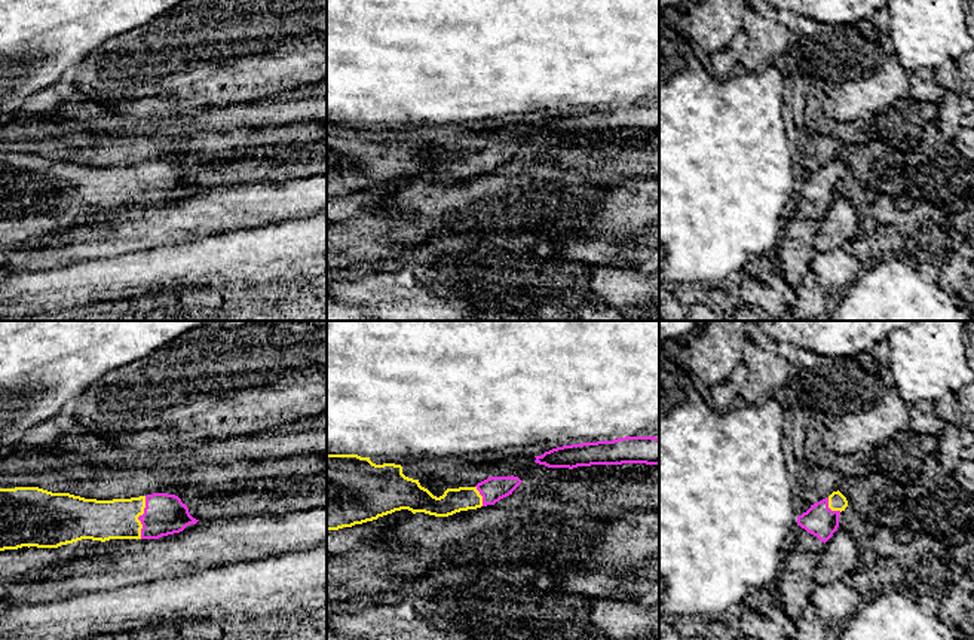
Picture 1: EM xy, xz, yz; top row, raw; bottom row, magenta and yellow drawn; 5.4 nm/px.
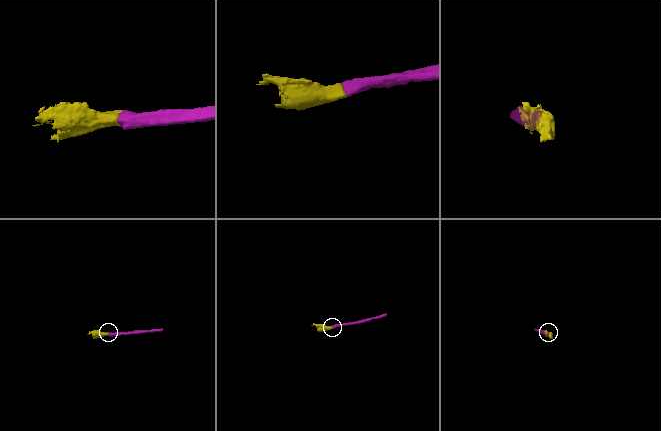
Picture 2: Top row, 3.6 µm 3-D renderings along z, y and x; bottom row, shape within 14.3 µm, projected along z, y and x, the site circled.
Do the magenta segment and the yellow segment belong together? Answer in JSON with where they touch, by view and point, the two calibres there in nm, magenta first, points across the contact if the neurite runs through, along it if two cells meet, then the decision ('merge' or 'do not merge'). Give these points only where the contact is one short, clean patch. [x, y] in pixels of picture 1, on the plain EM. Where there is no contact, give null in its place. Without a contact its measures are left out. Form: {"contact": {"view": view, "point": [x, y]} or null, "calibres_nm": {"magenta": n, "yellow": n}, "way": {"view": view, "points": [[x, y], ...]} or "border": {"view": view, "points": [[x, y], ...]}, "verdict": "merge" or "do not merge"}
{"contact": {"view": "xy", "point": [138, 184]}, "calibres_nm": {"magenta": 220, "yellow": 220}, "way": {"view": "xy", "points": [[165, 181], [138, 184], [100, 187]]}, "verdict": "merge"}

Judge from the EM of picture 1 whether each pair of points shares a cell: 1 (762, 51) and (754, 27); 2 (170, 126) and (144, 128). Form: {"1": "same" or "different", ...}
{"1": "same", "2": "same"}

